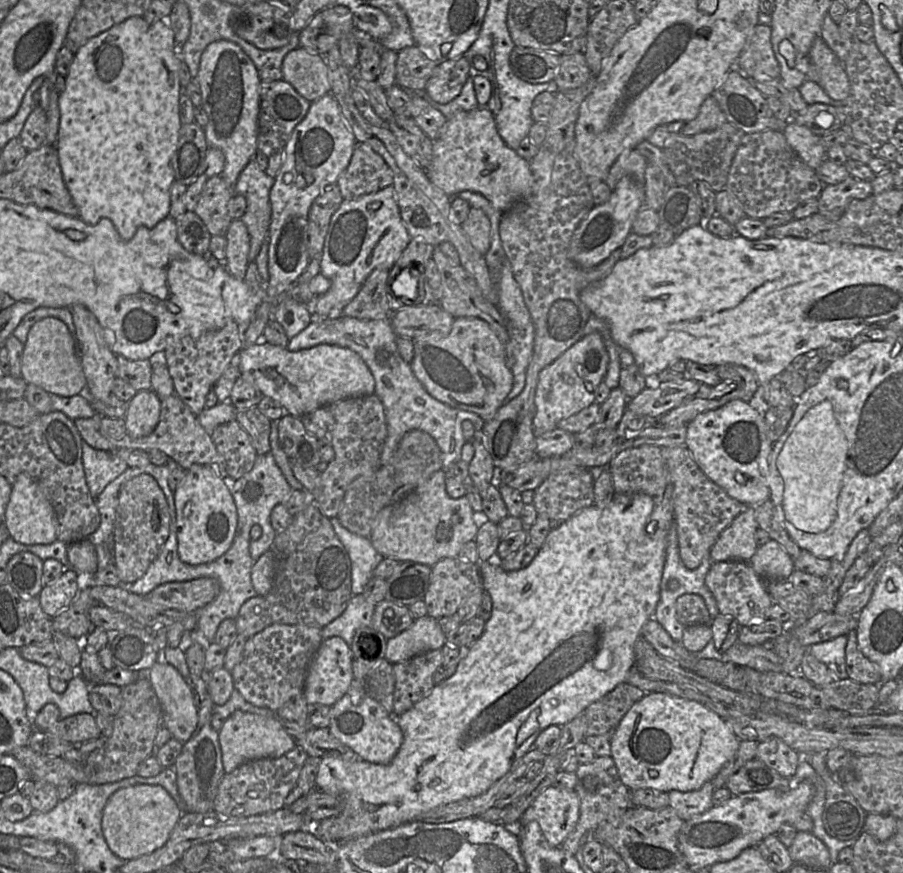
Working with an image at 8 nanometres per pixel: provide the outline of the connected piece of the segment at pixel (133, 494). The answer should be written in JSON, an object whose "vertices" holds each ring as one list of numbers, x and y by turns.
{"vertices":[[142,474,122,485,113,529,113,562,118,569,120,585,128,586,140,579,157,558,166,543,170,531,170,512,167,499,157,481]]}

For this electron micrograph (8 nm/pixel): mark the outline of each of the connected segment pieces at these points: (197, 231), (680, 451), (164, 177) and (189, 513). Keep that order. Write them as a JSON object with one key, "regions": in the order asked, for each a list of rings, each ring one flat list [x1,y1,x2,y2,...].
{"regions":[[[187,210,176,220,176,225,177,239,186,251,208,256,212,235,197,214]],[[660,448,673,485,673,514,679,556,687,569,694,570,705,557,710,557,710,550,720,534,743,511,745,505,728,496,722,488,710,481,693,461,687,448]],[[143,17,128,18,89,39,75,53,65,78,55,144,64,183,83,222,94,226,101,218,108,218,121,239,129,241,140,226,152,229,170,211,170,188,175,181,172,157,179,140,179,98,183,92,174,33,163,19,148,23]],[[194,464,174,491,178,555,182,562,200,565,223,556,234,540,238,523,237,508,230,485,212,467]]]}

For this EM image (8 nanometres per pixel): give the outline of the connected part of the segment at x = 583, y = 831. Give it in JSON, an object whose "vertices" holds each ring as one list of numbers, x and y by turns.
{"vertices":[[611,756,598,757,588,764,580,764,576,770,577,782,574,788,580,799,580,818,561,849,568,855,575,855,581,840,593,834,601,824,619,820,630,807,630,790,621,781,616,764]]}

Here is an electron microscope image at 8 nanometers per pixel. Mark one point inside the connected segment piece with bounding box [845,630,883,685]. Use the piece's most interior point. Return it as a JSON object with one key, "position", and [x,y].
{"position":[859,668]}

